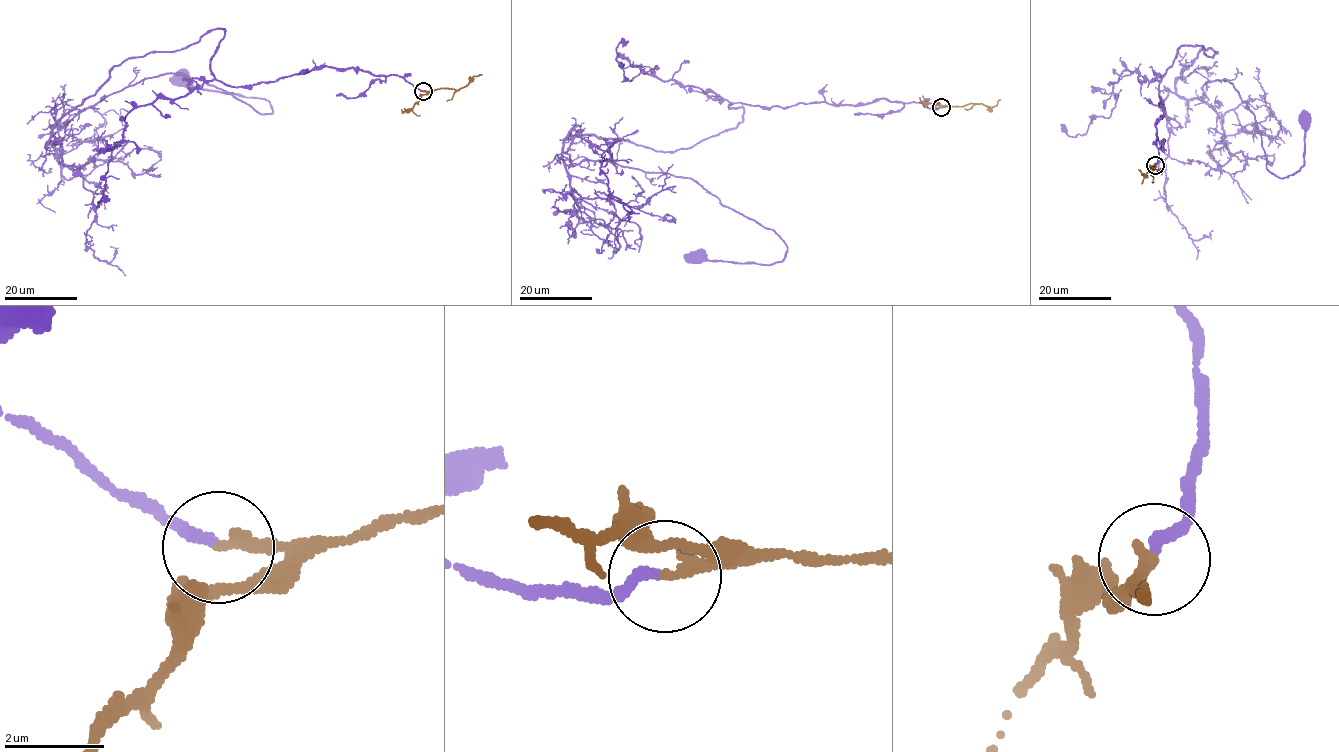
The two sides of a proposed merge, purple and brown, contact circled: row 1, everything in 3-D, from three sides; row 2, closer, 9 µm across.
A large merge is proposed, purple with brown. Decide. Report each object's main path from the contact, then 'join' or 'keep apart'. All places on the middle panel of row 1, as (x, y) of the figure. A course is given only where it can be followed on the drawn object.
course purple (940, 107), (735, 102), (688, 148), (565, 140), (571, 166), (693, 179), (787, 246), (695, 254); course brown (941, 107), (977, 104), (991, 108), (1001, 99); join

